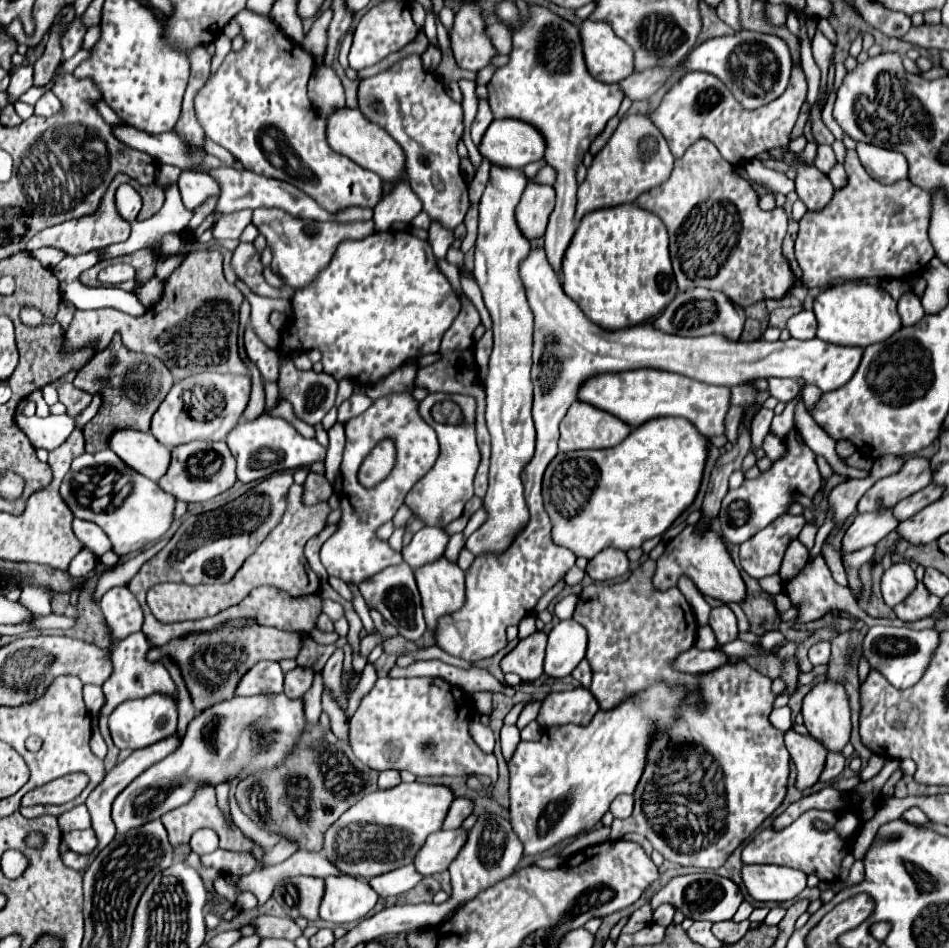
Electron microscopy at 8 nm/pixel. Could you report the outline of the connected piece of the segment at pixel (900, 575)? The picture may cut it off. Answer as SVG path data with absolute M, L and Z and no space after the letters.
M901 561L891 565L889 571L885 571L883 581L881 581L881 591L883 591L883 599L885 603L893 609L895 605L899 605L899 601L905 601L907 595L913 593L917 585L915 573L909 567L909 563Z

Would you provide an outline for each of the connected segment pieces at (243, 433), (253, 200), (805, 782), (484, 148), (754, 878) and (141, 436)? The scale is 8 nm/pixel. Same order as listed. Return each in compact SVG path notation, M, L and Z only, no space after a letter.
M267 413L259 415L253 421L235 425L235 429L227 435L227 445L237 461L237 479L241 483L251 483L257 479L265 479L275 471L297 469L325 459L325 447L321 447L317 439L305 439L291 423Z
M217 167L207 171L207 175L215 177L219 181L219 187L223 189L221 199L217 203L215 213L225 215L235 209L259 209L259 207L269 207L269 209L283 209L285 213L301 219L317 219L317 221L337 221L337 223L353 223L353 221L369 221L373 219L373 209L361 209L361 207L351 207L341 213L327 213L317 205L313 197L307 197L307 193L299 193L293 185L287 185L285 181L271 181L271 177L259 177L257 173L251 173L247 169L231 169L231 167Z
M793 729L785 733L785 747L791 753L791 759L795 761L795 767L799 769L797 787L807 789L817 783L829 749L825 751L821 741L815 741L815 737L811 735L799 735Z
M495 119L485 131L479 151L495 167L523 169L527 163L543 159L545 145L535 127L523 121Z
M743 865L741 879L755 901L791 901L807 885L803 871L779 865Z
M113 431L109 437L109 449L113 449L131 469L151 481L161 479L171 463L171 451L151 433L143 431Z

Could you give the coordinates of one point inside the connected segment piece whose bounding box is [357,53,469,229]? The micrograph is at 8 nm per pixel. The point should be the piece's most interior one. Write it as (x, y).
(409, 102)

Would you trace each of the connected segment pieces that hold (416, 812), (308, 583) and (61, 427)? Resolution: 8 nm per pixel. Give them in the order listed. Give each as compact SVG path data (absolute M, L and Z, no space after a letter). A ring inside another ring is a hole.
M401 783L393 789L377 789L349 807L323 837L323 851L327 859L343 873L371 879L397 867L413 863L425 839L439 831L449 811L453 795L449 787L425 783ZM377 825L383 829L369 829Z
M295 483L289 489L289 505L281 523L267 535L267 539L257 547L257 551L243 563L243 567L229 582L225 585L217 583L217 585L197 585L197 587L181 585L181 583L155 585L147 593L147 603L153 615L163 623L203 619L239 603L251 589L257 587L255 583L275 585L293 597L319 592L319 588L315 589L320 585L319 577L310 569L303 547L311 537L315 537L325 529L329 513L331 513L331 507L327 501L321 501L319 505L303 505L303 485Z
M25 401L19 403L17 409L17 425L25 431L25 435L31 439L35 449L53 451L57 449L75 429L75 423L67 415L51 415L51 417L23 417L21 407Z

